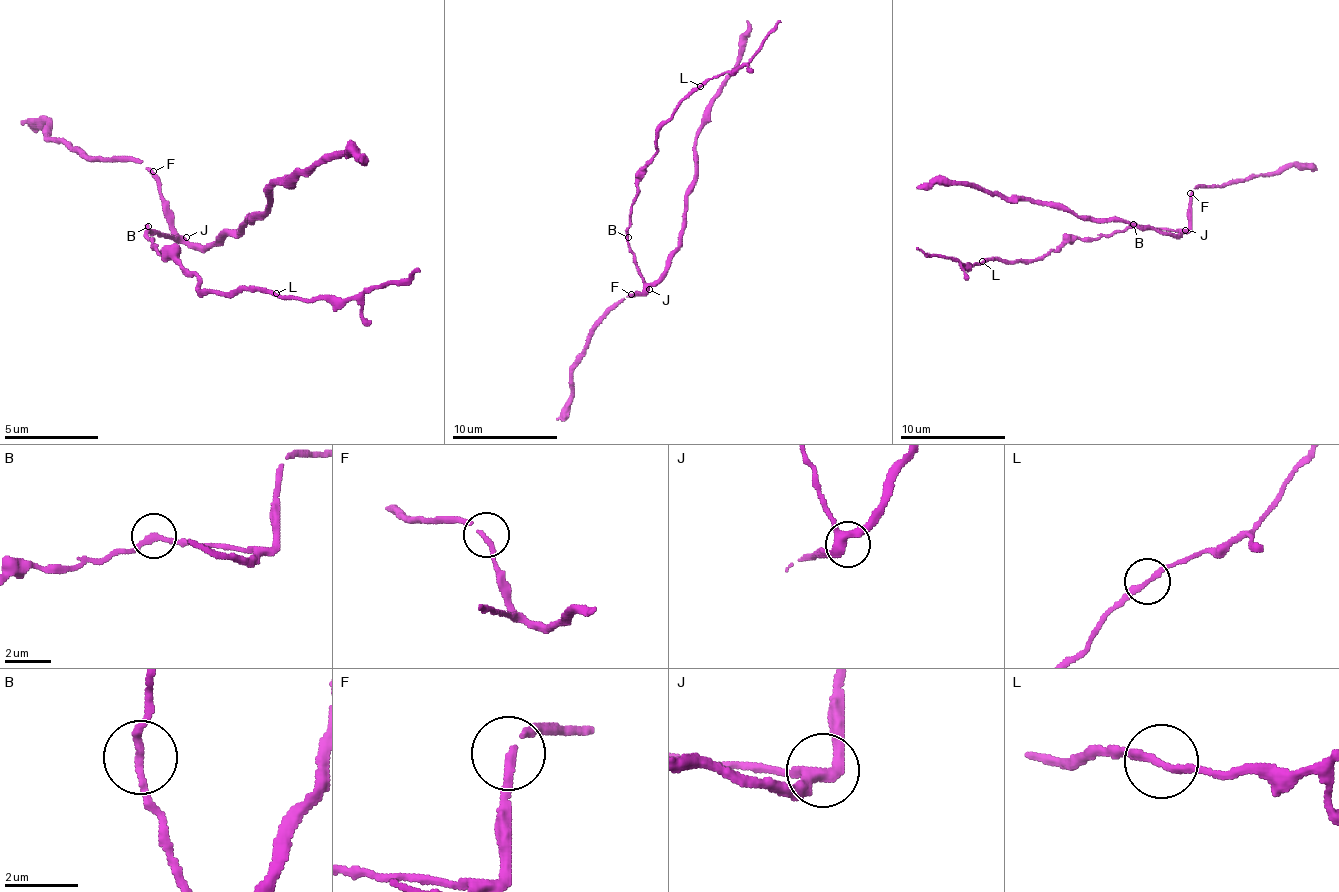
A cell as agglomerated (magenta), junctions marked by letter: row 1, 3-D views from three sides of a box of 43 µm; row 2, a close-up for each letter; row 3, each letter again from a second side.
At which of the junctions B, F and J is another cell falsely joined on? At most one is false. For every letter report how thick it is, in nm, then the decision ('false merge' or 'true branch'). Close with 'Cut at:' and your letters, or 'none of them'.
B: 200 nm thick; true branch
F: 180 nm thick; true branch
J: 320 nm thick; true branch
Cut at: none of them

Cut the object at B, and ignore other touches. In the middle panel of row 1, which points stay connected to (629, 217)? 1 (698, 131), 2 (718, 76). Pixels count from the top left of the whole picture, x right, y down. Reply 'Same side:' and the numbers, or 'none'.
Same side: 2

